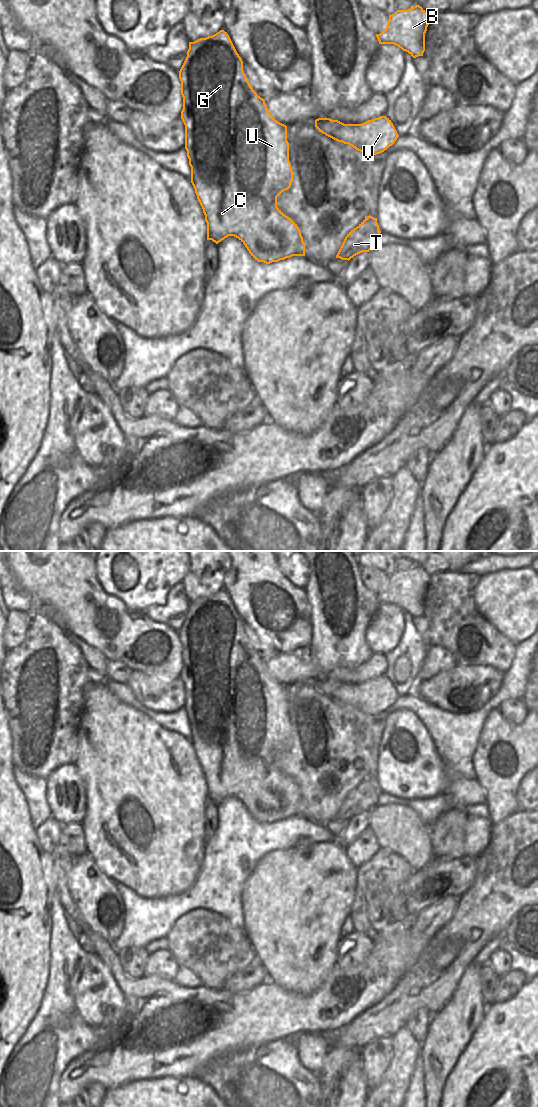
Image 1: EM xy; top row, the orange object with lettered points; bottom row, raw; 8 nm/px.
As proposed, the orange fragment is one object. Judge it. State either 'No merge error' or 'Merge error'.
No merge error.

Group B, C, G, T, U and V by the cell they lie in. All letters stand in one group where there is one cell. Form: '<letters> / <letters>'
B C G T U V

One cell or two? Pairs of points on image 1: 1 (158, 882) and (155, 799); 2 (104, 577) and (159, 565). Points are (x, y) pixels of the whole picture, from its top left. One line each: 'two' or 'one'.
1: one
2: one

